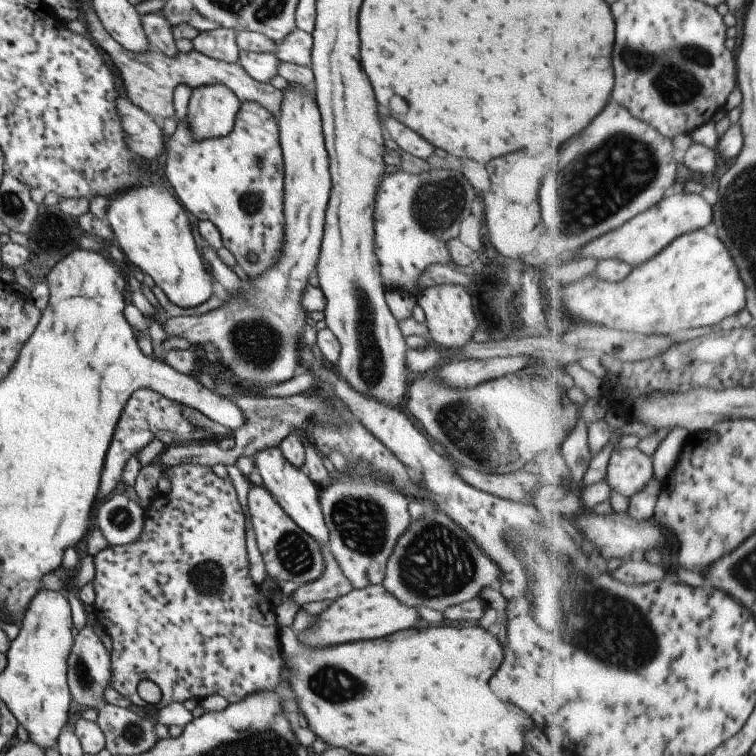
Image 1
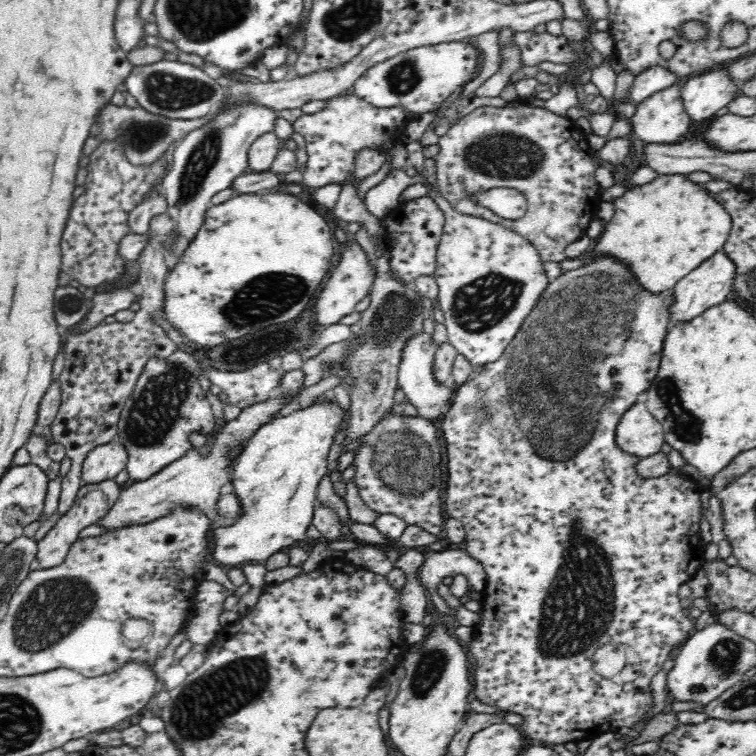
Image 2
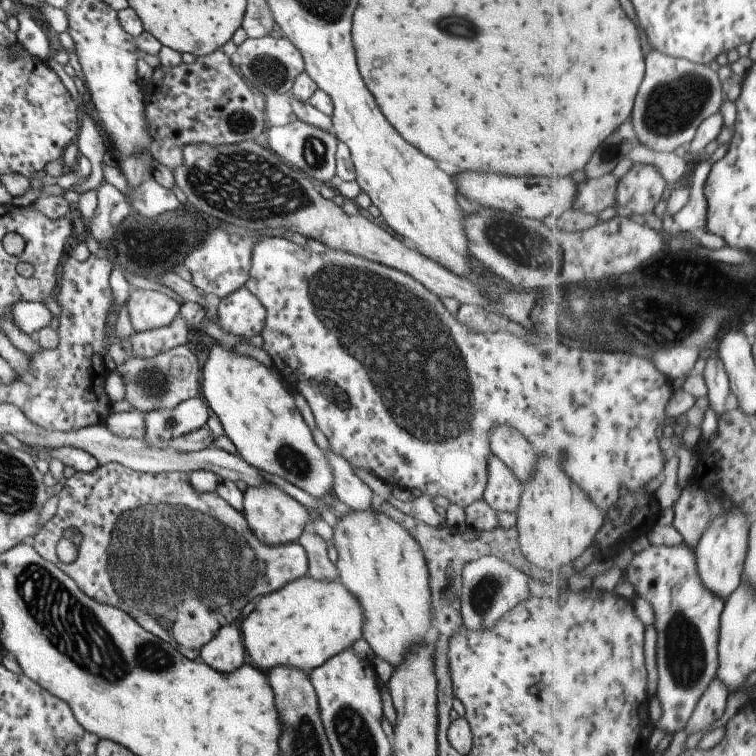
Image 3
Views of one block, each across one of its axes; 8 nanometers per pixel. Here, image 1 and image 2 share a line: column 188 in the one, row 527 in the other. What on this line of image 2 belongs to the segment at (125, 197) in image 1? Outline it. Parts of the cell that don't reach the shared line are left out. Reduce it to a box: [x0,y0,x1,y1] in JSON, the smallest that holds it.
[212,397,351,566]

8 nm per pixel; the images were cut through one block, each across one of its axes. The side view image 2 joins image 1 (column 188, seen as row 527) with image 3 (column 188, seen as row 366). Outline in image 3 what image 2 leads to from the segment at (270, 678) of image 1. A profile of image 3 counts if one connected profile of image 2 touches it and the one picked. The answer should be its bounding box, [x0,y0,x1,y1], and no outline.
[30,463,308,661]

